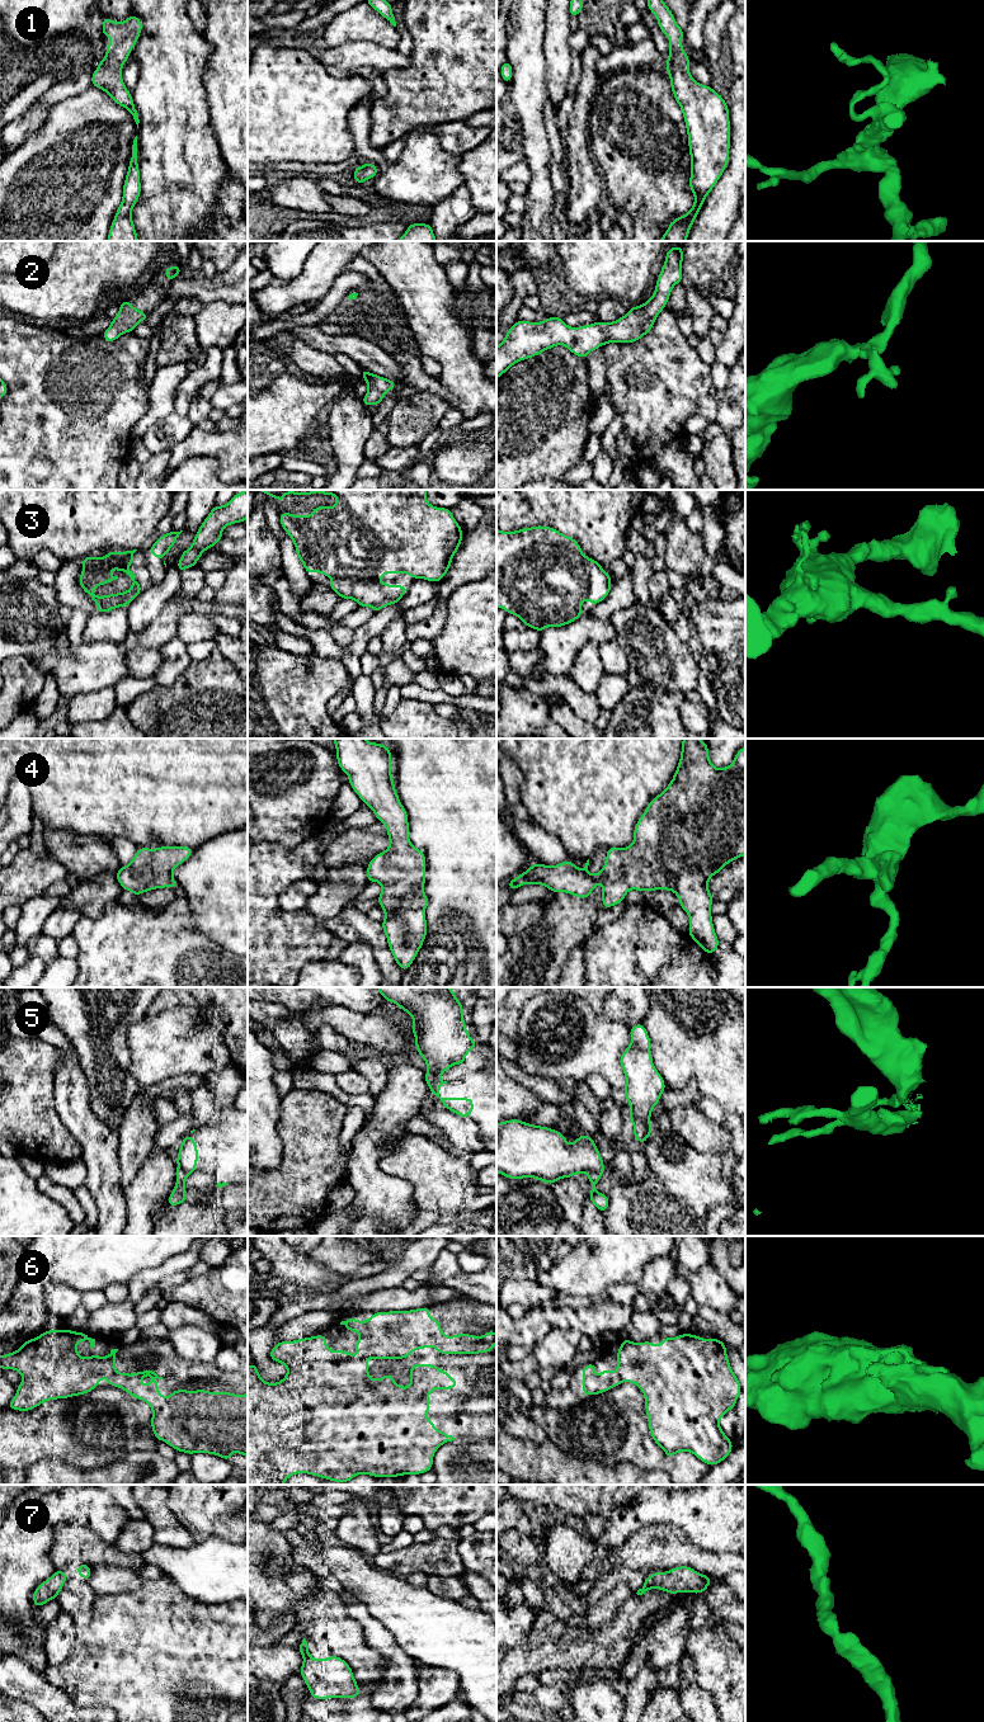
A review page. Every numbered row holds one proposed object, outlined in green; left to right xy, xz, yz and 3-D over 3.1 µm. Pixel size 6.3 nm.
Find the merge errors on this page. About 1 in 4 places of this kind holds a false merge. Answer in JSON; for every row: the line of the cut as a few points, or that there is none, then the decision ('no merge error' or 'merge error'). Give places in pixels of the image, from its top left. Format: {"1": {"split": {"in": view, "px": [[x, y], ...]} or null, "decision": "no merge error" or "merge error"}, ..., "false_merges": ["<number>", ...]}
{"1": {"split": null, "decision": "no merge error"}, "2": {"split": null, "decision": "no merge error"}, "3": {"split": null, "decision": "no merge error"}, "4": {"split": null, "decision": "no merge error"}, "5": {"split": {"in": "yz", "px": [[584, 1171], [593, 1170], [602, 1174]]}, "decision": "merge error"}, "6": {"split": null, "decision": "no merge error"}, "7": {"split": null, "decision": "no merge error"}, "false_merges": ["5"]}

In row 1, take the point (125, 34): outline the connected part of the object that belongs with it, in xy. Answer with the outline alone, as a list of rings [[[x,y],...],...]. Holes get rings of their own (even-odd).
[[[133,14],[124,22],[113,22],[107,16],[102,16],[102,19],[103,37],[112,37],[113,39],[107,44],[105,57],[91,74],[91,86],[102,89],[119,107],[126,108],[138,128],[138,113],[132,95],[123,82],[122,67],[142,32],[142,20]]]

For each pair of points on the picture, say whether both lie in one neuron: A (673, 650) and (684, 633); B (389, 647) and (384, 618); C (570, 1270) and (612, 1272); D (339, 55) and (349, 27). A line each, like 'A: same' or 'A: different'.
A: different
B: different
C: same
D: different

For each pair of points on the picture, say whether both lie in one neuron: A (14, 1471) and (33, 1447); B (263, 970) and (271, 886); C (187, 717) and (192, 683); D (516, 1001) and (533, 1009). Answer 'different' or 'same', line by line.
A: same
B: same
C: same
D: different

